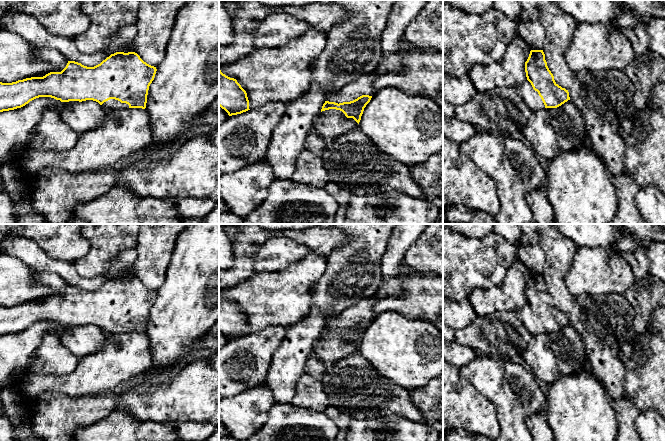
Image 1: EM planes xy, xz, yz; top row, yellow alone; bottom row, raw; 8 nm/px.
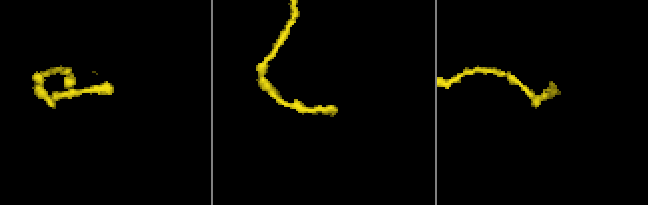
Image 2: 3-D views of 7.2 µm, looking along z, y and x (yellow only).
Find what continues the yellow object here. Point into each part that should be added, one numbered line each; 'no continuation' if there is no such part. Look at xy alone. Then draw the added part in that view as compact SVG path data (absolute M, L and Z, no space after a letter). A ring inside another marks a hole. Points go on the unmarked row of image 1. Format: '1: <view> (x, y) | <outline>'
1: xy (112, 327) | M110 323L102 328L102 330L106 333L125 333L129 332L129 329L126 327L121 327L118 324Z

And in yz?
1: yz (525, 314) | M528 304L515 311L515 314L532 335L545 332L545 329L538 316L533 313L531 307Z

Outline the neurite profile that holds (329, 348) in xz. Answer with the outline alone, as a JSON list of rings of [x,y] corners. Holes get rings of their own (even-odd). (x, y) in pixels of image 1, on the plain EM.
[[[329,333],[319,337],[319,339],[314,343],[314,346],[308,357],[313,355],[319,358],[327,367],[329,367],[338,360],[355,354],[358,352],[358,349],[359,348],[353,342],[347,342],[342,335]]]

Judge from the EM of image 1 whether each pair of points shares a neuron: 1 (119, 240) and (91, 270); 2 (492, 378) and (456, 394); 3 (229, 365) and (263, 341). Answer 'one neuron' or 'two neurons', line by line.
1: one neuron
2: two neurons
3: one neuron

